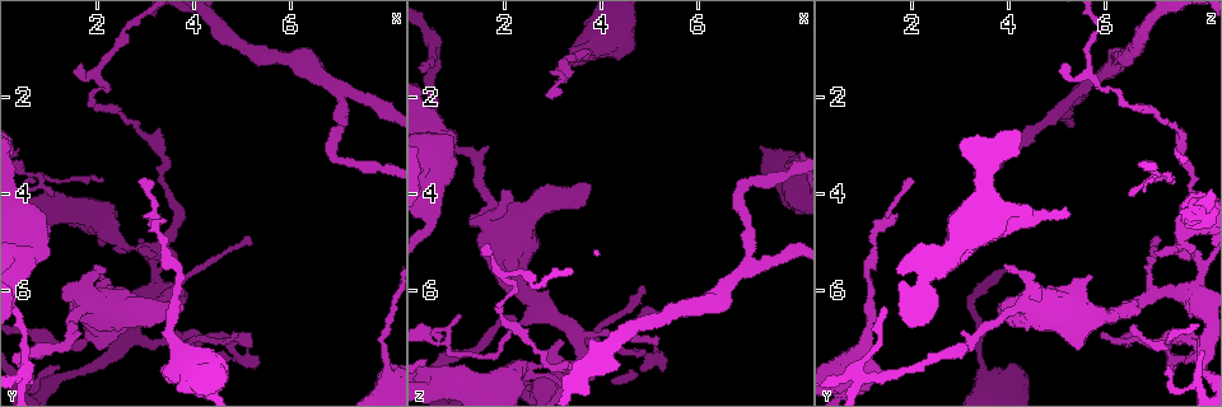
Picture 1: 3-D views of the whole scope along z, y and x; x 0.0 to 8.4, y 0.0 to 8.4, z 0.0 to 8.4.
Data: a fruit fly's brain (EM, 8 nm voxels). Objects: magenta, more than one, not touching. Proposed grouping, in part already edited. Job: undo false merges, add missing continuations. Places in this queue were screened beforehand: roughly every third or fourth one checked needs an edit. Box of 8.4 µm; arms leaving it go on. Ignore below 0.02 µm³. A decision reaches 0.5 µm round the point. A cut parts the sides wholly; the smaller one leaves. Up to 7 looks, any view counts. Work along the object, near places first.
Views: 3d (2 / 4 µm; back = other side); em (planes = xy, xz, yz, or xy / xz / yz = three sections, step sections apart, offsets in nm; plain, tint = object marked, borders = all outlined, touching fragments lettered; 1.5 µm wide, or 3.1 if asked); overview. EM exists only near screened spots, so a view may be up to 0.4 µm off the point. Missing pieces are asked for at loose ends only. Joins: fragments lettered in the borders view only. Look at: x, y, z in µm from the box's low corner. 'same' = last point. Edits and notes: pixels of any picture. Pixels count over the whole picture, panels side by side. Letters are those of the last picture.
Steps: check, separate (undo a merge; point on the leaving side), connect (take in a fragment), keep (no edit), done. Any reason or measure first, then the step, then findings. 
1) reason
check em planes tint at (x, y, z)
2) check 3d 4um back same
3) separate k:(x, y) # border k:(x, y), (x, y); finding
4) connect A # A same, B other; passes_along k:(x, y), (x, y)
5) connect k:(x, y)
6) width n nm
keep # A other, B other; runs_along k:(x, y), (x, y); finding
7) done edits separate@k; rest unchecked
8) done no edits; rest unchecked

a fork
check 3d 4um at (0.60, 7.70, 0.90)

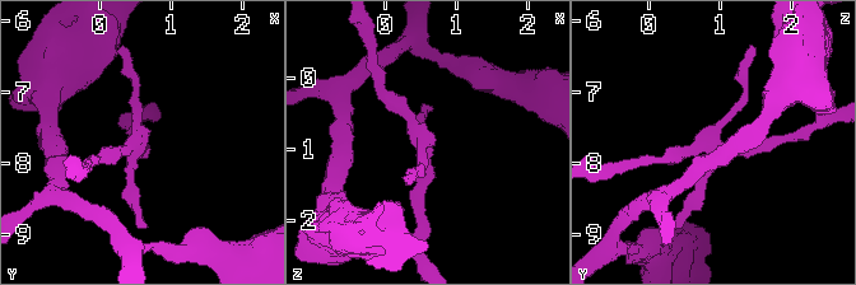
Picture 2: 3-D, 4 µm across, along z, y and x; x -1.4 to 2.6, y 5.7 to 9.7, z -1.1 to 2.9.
check em planes tint at (0.55, 7.75, 0.85)

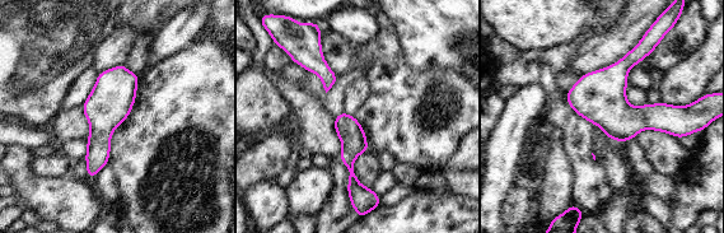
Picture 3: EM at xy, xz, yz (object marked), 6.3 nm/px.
check em planes borders same

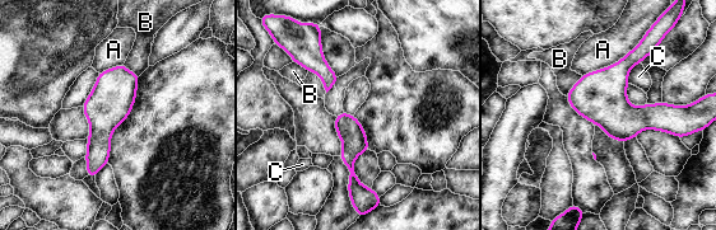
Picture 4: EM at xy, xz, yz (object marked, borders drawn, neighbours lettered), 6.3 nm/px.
longest_contact A 480 nm
keep # A other, B other, C other; border 4:(581, 75), (565, 95); all the same neuron

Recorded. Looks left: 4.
free end
check em planes borders at (4.85, 6.90, 5.90)

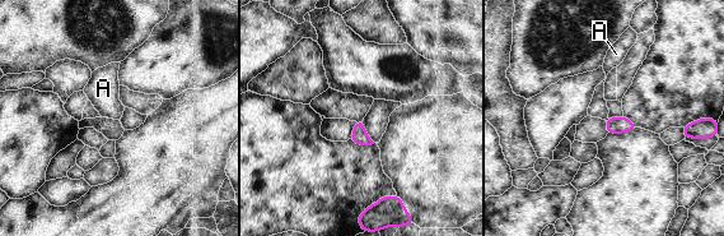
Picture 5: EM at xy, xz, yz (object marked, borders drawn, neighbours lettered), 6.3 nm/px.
connect A # A same; passes_along 5:(624, 124), (606, 118), (598, 107); it goes on there

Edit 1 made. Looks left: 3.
done edits connect@5; rest unchecked

